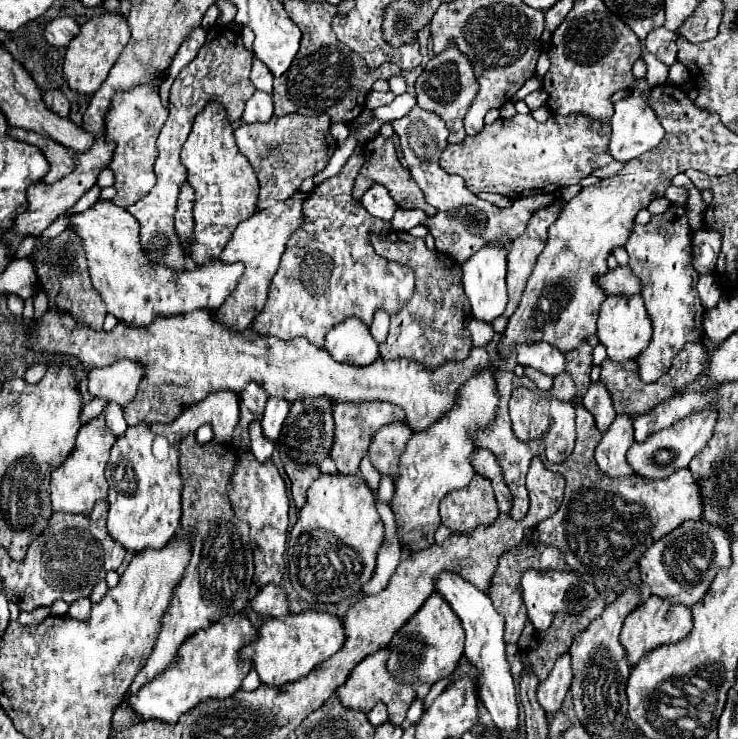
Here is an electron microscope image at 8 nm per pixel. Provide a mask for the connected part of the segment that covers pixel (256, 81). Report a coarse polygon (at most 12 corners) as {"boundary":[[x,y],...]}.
{"boundary":[[254,58],[250,80],[258,90],[272,94],[274,76]]}

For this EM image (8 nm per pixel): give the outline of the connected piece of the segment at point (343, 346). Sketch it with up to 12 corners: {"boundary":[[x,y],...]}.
{"boundary":[[348,318],[326,336],[334,360],[368,366],[378,342],[360,318]]}

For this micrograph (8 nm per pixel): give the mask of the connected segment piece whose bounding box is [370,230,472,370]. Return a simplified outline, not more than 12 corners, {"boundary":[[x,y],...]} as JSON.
{"boundary":[[392,230],[370,240],[416,274],[384,360],[464,360],[472,314],[460,264]]}

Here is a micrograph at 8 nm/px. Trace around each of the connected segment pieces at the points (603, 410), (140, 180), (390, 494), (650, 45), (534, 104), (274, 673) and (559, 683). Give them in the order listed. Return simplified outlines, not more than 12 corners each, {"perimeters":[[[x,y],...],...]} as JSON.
{"perimeters":[[[594,382],[582,406],[594,416],[600,432],[616,418],[610,392]],[[158,86],[116,94],[106,138],[128,208],[156,182],[156,138],[168,118]],[[382,476],[376,490],[380,502],[388,504],[394,498],[394,478]],[[666,28],[646,36],[644,46],[660,62],[676,62],[676,38]],[[536,90],[526,98],[530,110],[536,110],[546,104],[544,90]],[[342,618],[264,622],[242,648],[264,684],[296,682],[346,642]],[[570,654],[556,660],[536,690],[546,714],[560,710],[572,680]]]}

